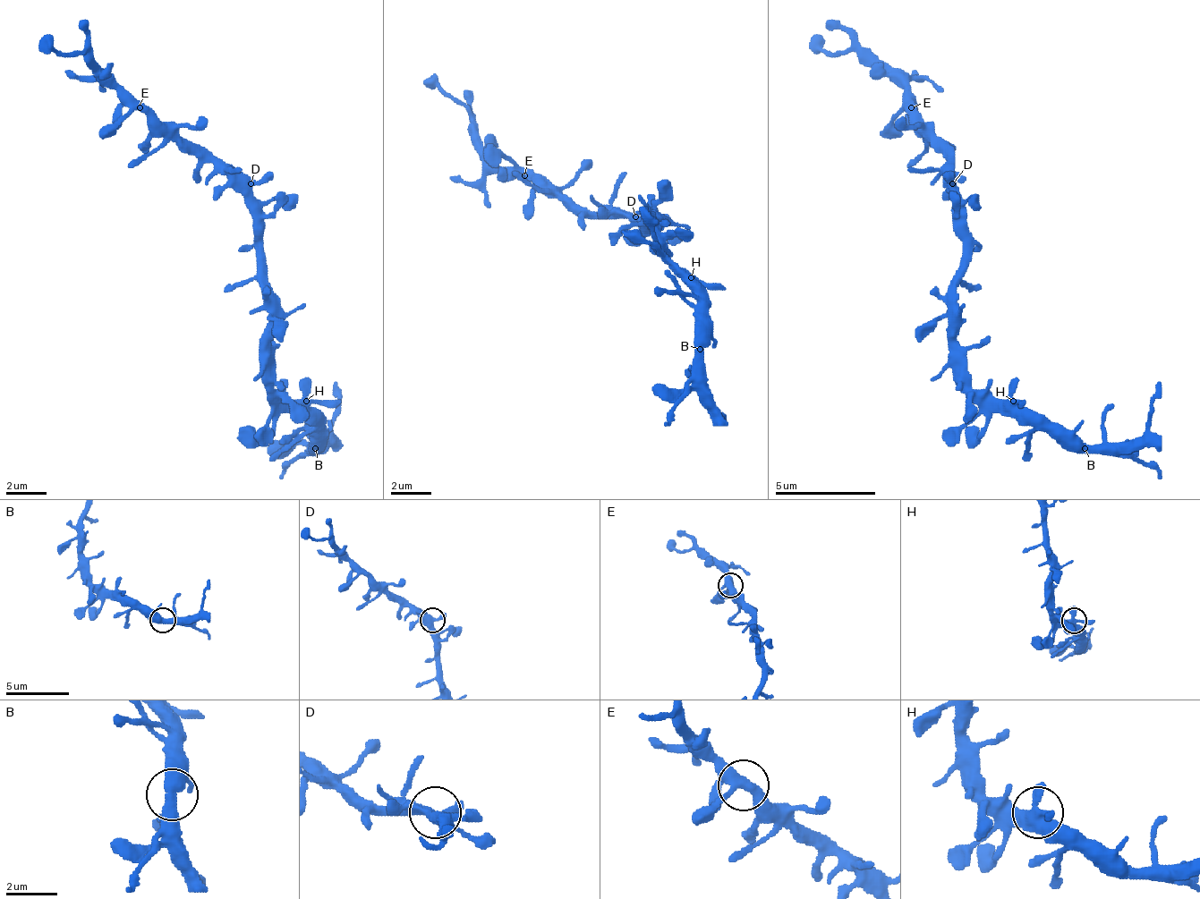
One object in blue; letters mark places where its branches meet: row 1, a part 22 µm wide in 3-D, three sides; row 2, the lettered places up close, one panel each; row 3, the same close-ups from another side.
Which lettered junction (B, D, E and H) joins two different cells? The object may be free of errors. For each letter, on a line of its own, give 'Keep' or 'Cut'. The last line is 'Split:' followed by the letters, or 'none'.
B: Keep
D: Keep
E: Keep
H: Keep
Split: none

